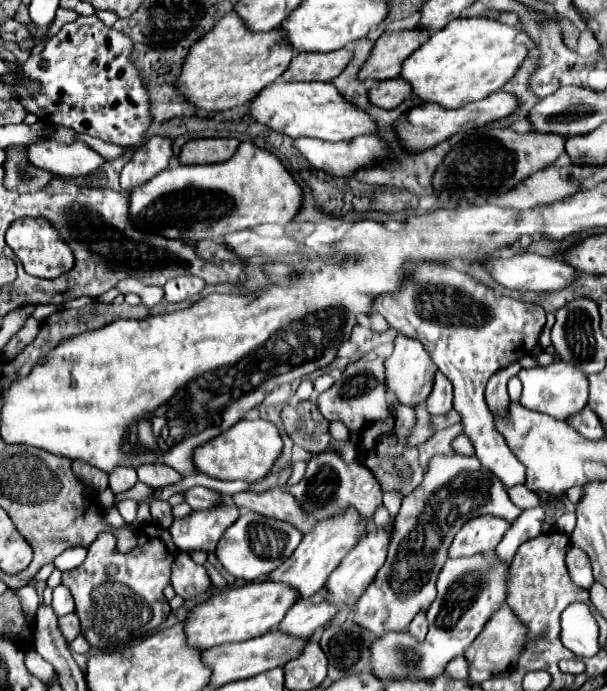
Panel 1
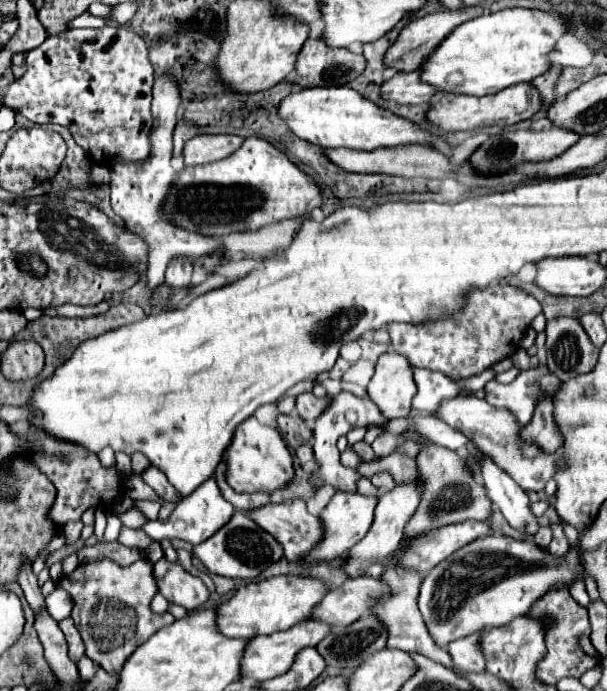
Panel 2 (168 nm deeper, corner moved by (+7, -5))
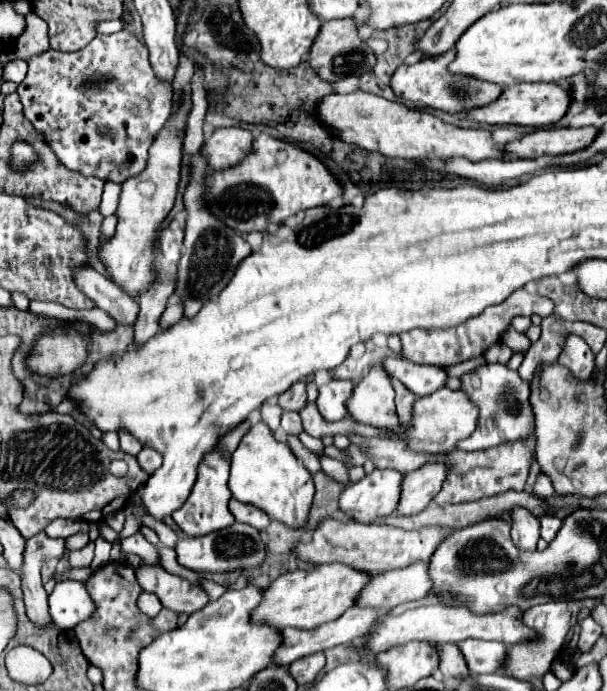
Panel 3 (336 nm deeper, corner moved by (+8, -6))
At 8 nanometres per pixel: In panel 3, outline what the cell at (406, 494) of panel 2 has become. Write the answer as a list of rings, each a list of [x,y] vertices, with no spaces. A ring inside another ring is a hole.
[[[428,464],[406,474],[398,502],[398,516],[420,514],[440,492],[440,486],[446,478],[446,470],[448,468],[442,464]]]

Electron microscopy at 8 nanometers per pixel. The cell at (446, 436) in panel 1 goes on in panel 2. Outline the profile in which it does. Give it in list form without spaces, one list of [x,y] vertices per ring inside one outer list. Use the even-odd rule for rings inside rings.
[[[391,453],[383,457],[379,463],[381,471],[389,471],[395,479],[395,483],[411,483],[417,479],[417,467],[413,457],[405,457],[399,453]]]

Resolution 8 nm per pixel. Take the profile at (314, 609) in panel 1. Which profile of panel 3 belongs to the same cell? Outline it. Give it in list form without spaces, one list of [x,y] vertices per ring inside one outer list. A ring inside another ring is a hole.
[[[414,562],[402,570],[390,570],[372,576],[372,582],[364,586],[356,606],[380,606],[392,610],[398,604],[420,600],[428,594],[432,582],[426,562]]]

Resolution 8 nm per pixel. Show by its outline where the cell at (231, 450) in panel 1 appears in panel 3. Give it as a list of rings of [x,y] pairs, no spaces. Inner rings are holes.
[[[264,422],[254,424],[240,440],[240,448],[232,454],[228,488],[236,500],[248,502],[288,526],[302,526],[306,522],[314,496],[312,474],[302,462],[298,464],[288,444],[276,440],[274,432],[268,430]]]

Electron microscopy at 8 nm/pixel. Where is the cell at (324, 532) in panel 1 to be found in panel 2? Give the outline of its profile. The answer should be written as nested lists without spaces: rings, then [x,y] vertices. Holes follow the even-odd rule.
[[[337,491],[321,513],[321,517],[325,517],[325,545],[321,545],[321,557],[347,553],[361,541],[373,523],[377,501],[379,497]]]

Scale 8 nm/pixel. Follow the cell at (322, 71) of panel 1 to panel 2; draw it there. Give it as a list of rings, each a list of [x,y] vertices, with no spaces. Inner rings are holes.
[[[309,37],[297,57],[295,85],[347,85],[365,71],[365,57],[343,47],[327,47],[323,37]]]

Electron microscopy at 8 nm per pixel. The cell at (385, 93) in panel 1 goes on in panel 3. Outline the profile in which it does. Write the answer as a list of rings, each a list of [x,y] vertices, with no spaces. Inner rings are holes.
[[[454,50],[436,56],[436,58],[422,58],[420,62],[412,66],[400,66],[394,76],[392,76],[392,90],[394,94],[408,104],[418,104],[424,108],[432,110],[442,110],[448,114],[458,114],[458,112],[468,112],[472,108],[480,108],[496,100],[502,92],[500,86],[480,82],[474,78],[464,78],[464,76],[454,76],[448,72],[448,64],[454,60]]]

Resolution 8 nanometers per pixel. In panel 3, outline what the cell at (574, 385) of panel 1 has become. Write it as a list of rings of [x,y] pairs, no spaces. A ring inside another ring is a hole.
[[[486,364],[462,376],[462,390],[480,408],[480,418],[476,432],[470,438],[460,440],[456,448],[482,450],[482,448],[492,448],[500,442],[528,436],[528,386],[518,376],[518,372],[510,370],[504,364]]]

